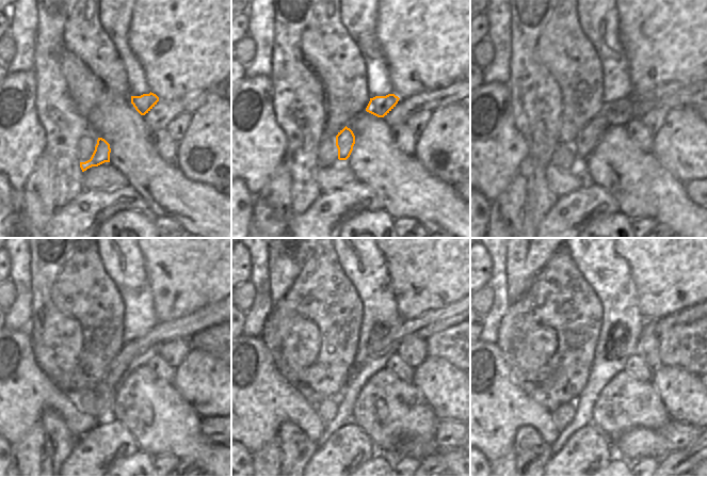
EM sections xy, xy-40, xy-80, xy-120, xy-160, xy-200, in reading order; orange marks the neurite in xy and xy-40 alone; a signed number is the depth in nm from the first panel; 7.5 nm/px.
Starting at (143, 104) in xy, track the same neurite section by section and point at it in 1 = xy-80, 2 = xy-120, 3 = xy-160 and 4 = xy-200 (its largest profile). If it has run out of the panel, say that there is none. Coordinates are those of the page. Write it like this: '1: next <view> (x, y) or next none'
1: next xy-80 (591, 133)
2: next xy-120 (185, 328)
3: next xy-160 (434, 320)
4: next xy-200 (687, 315)

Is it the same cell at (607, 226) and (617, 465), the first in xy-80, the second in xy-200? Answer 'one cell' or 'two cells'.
one cell

